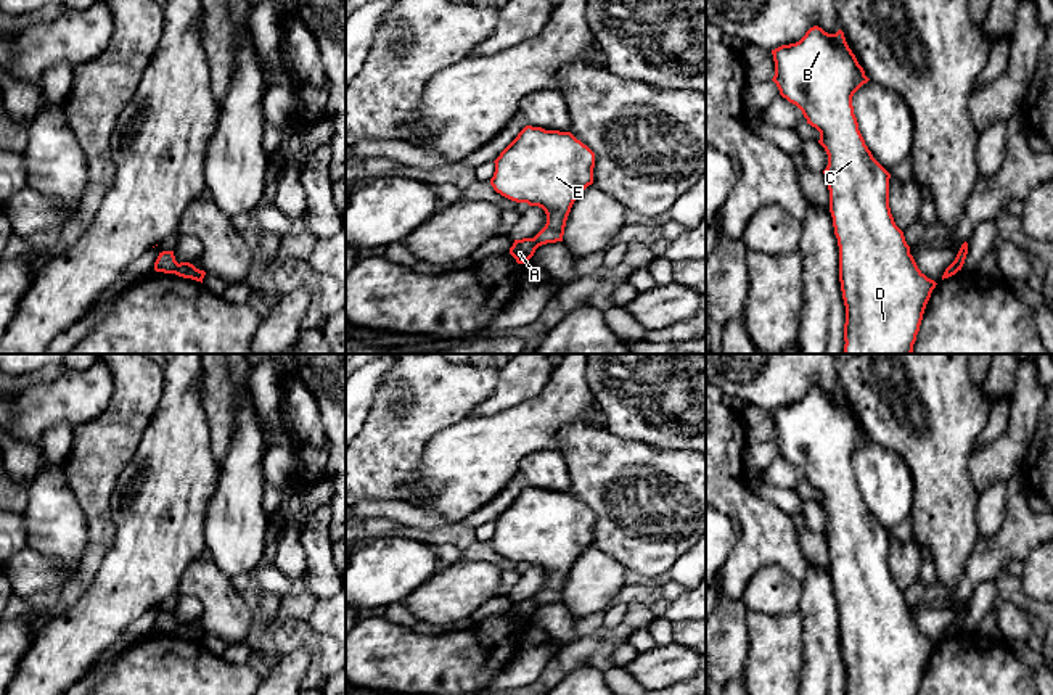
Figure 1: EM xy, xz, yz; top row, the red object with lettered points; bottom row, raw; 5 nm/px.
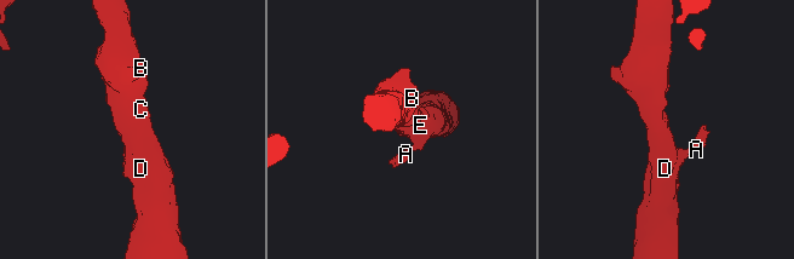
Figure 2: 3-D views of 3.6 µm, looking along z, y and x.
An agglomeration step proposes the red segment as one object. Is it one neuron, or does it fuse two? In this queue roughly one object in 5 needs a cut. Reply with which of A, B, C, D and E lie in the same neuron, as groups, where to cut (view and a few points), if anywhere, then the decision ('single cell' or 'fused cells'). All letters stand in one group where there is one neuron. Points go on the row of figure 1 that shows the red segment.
A / B C D E | xy (177, 263), (172, 272) | fused cells

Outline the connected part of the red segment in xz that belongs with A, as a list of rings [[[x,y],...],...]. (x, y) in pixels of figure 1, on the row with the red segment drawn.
[[[534,238],[514,240],[510,248],[510,254],[516,259],[518,264],[526,264],[535,253],[539,245]]]

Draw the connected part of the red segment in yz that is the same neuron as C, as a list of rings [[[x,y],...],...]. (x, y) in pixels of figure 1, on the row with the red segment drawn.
[[[813,26],[799,42],[781,45],[772,55],[772,80],[780,95],[796,105],[807,124],[820,132],[818,143],[828,154],[823,174],[839,246],[839,282],[846,306],[844,354],[912,354],[926,304],[937,283],[918,269],[910,254],[889,208],[891,174],[873,158],[858,130],[852,97],[870,79],[841,29],[828,34]]]

